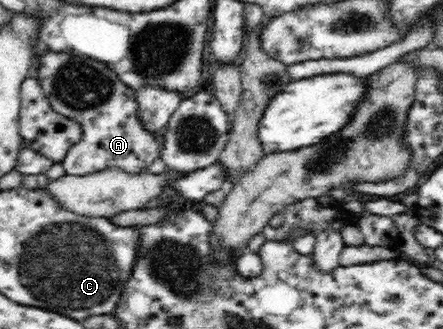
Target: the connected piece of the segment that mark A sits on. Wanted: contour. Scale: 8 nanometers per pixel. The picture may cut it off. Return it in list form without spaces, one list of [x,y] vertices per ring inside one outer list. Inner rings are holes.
[[[45,49],[35,78],[49,105],[82,127],[82,138],[69,146],[61,160],[66,175],[84,176],[110,168],[144,174],[161,156],[161,135],[148,133],[138,118],[136,90],[125,86],[106,63]]]

